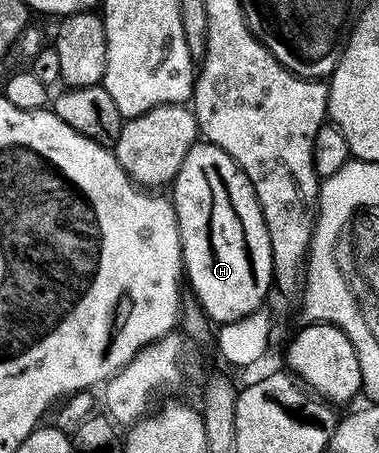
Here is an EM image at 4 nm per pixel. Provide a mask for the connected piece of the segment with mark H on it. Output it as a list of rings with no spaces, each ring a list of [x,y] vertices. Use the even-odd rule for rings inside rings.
[[[198,142],[187,150],[183,164],[179,166],[177,177],[171,182],[171,199],[177,215],[179,238],[181,239],[181,258],[187,284],[193,287],[196,303],[205,311],[206,317],[214,325],[234,324],[258,311],[265,295],[273,288],[273,255],[271,238],[263,222],[255,190],[239,170],[239,166],[219,146],[208,142]]]

